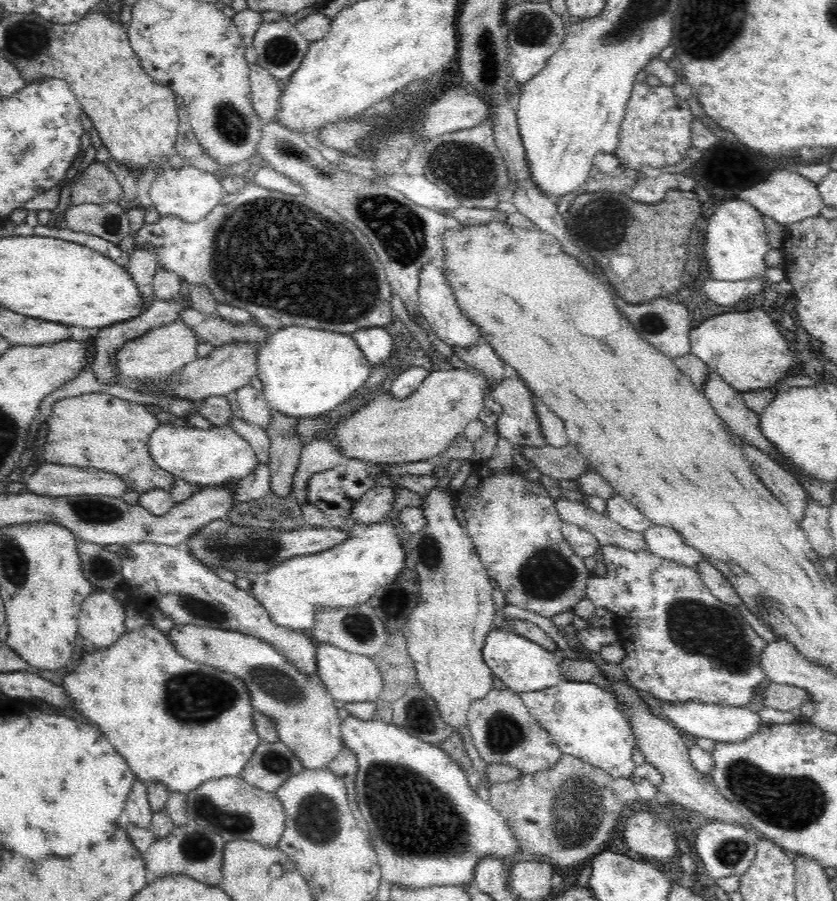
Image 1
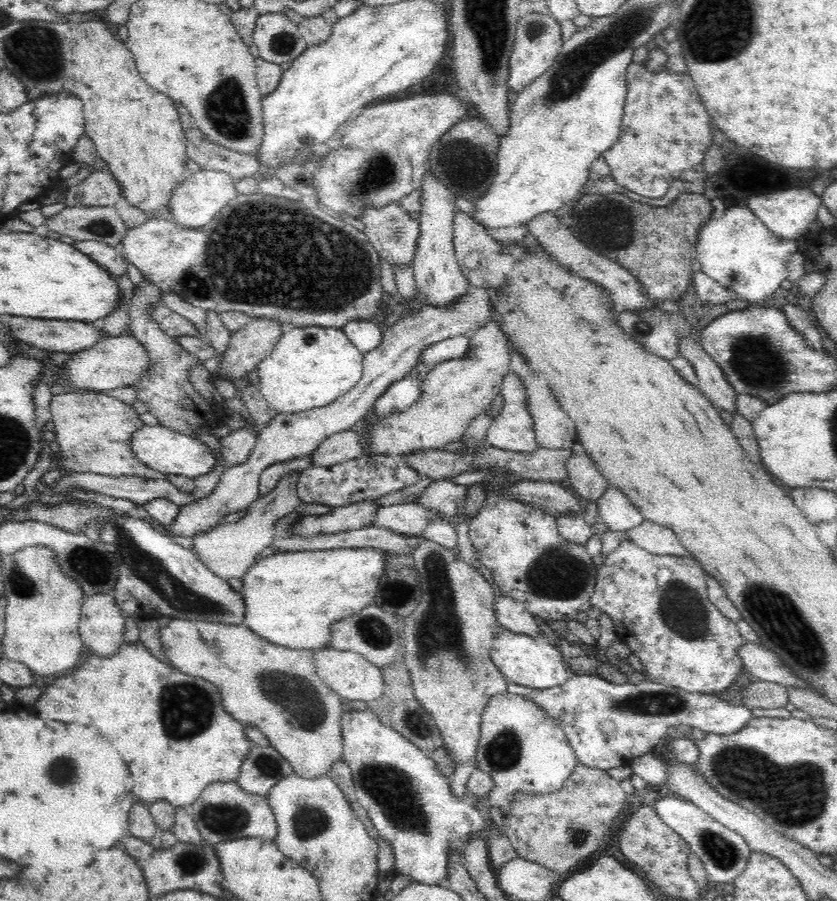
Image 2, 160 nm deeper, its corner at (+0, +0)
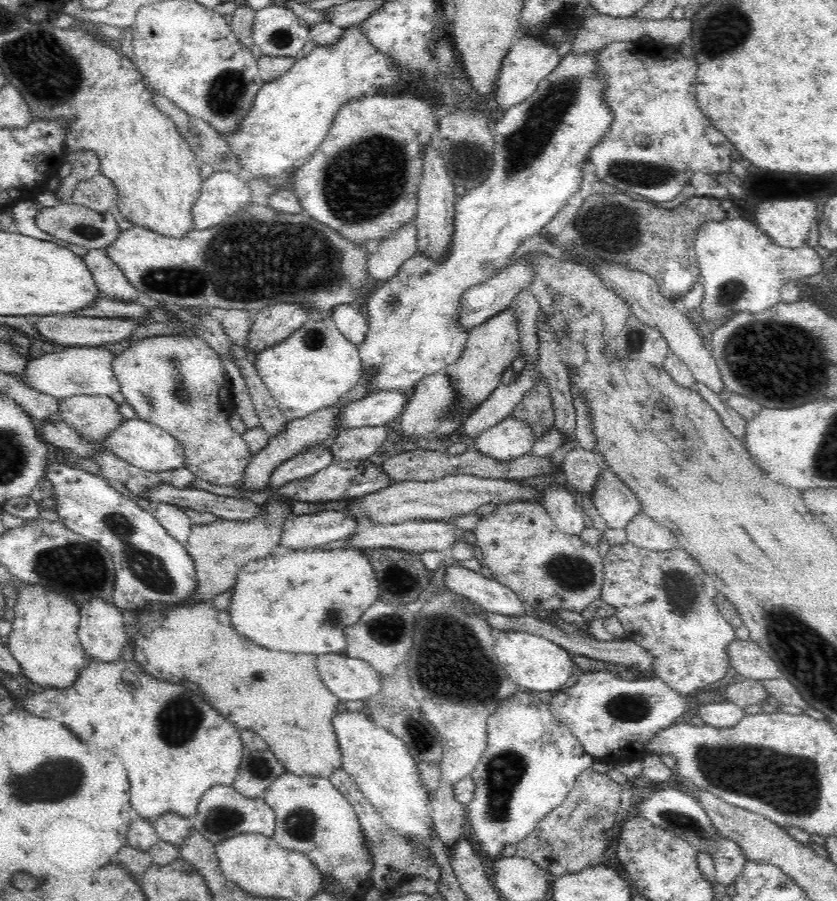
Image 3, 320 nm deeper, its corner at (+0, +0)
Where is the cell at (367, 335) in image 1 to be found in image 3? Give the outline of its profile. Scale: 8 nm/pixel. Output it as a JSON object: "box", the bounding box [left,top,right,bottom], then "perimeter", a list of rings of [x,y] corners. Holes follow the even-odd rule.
{"box":[330,304,368,346],"perimeter":[[[337,304],[331,312],[330,318],[335,322],[338,330],[358,346],[368,332],[367,318],[362,316],[354,304]]]}

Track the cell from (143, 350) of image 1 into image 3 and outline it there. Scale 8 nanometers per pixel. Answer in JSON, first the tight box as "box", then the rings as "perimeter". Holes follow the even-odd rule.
{"box":[21,347,121,402],"perimeter":[[[65,347],[58,353],[48,353],[35,359],[29,358],[21,380],[38,392],[54,396],[59,402],[82,394],[111,397],[121,389],[112,368],[115,356],[110,350],[103,347]]]}

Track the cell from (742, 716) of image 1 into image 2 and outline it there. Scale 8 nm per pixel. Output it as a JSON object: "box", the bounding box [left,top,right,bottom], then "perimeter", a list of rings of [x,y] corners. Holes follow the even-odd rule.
{"box":[508,674,752,771],"perimeter":[[[571,674],[564,685],[548,689],[532,689],[528,686],[509,684],[508,692],[536,702],[546,714],[556,719],[564,729],[578,762],[586,766],[608,771],[618,766],[630,766],[633,757],[652,753],[652,750],[666,738],[669,731],[685,732],[691,727],[712,734],[732,734],[742,730],[752,720],[752,711],[744,705],[732,705],[712,693],[688,692],[657,684],[650,680],[640,684],[613,684],[595,674]]]}

